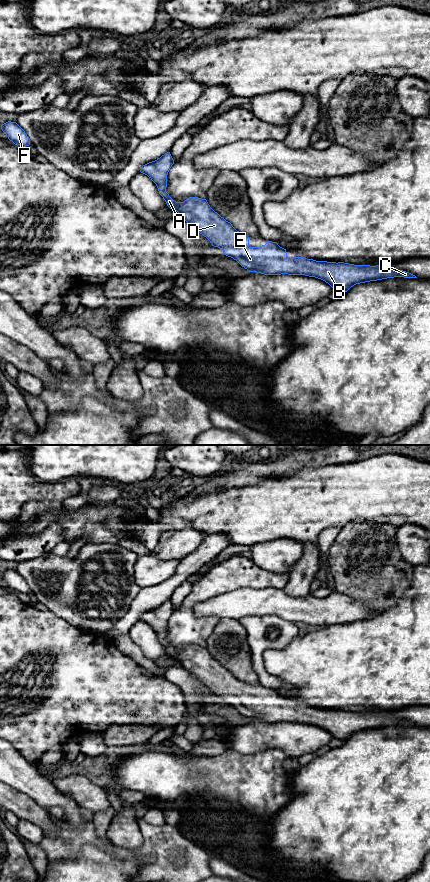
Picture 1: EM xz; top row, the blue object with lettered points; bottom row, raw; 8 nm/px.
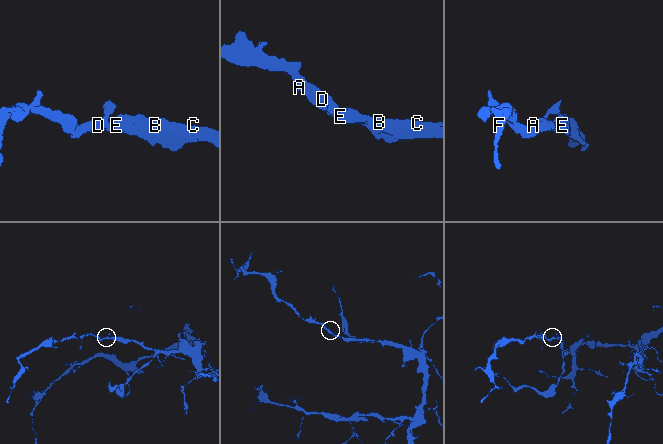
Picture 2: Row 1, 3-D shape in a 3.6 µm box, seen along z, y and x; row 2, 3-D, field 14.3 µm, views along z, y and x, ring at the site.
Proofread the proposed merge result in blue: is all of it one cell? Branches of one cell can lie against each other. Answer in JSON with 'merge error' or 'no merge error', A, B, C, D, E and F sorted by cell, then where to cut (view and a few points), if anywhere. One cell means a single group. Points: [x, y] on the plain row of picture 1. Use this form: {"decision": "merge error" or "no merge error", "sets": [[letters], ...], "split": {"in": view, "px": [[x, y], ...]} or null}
{"decision": "no merge error", "sets": [["A", "B", "C", "D", "E", "F"]], "split": null}

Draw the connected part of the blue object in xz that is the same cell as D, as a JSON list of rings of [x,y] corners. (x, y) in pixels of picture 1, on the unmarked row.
[[[167,600],[157,608],[143,613],[140,620],[147,623],[156,632],[159,642],[163,645],[170,657],[177,659],[188,672],[206,685],[212,694],[222,697],[224,699],[223,702],[236,708],[249,720],[257,720],[264,723],[288,722],[315,725],[328,731],[333,738],[342,741],[347,740],[351,735],[360,731],[394,725],[417,726],[409,720],[396,718],[387,713],[370,714],[354,713],[344,710],[316,709],[302,704],[290,706],[287,704],[286,697],[280,695],[277,690],[272,689],[267,689],[265,693],[260,695],[250,695],[249,685],[237,679],[230,670],[215,660],[206,647],[189,645],[184,650],[176,650],[169,644],[166,640],[167,623],[173,612],[174,608],[171,602]]]

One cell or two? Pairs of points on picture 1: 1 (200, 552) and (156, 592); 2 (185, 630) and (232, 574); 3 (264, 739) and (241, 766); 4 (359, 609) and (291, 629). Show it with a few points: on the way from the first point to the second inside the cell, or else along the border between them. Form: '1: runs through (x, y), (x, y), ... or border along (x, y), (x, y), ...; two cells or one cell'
1: runs through (191, 563), (167, 587); one cell
2: runs through (185, 613), (187, 605), (202, 590), (215, 582); one cell
3: border along (228, 748), (242, 753), (256, 753), (274, 749); two cells
4: border along (276, 615), (298, 624); two cells

